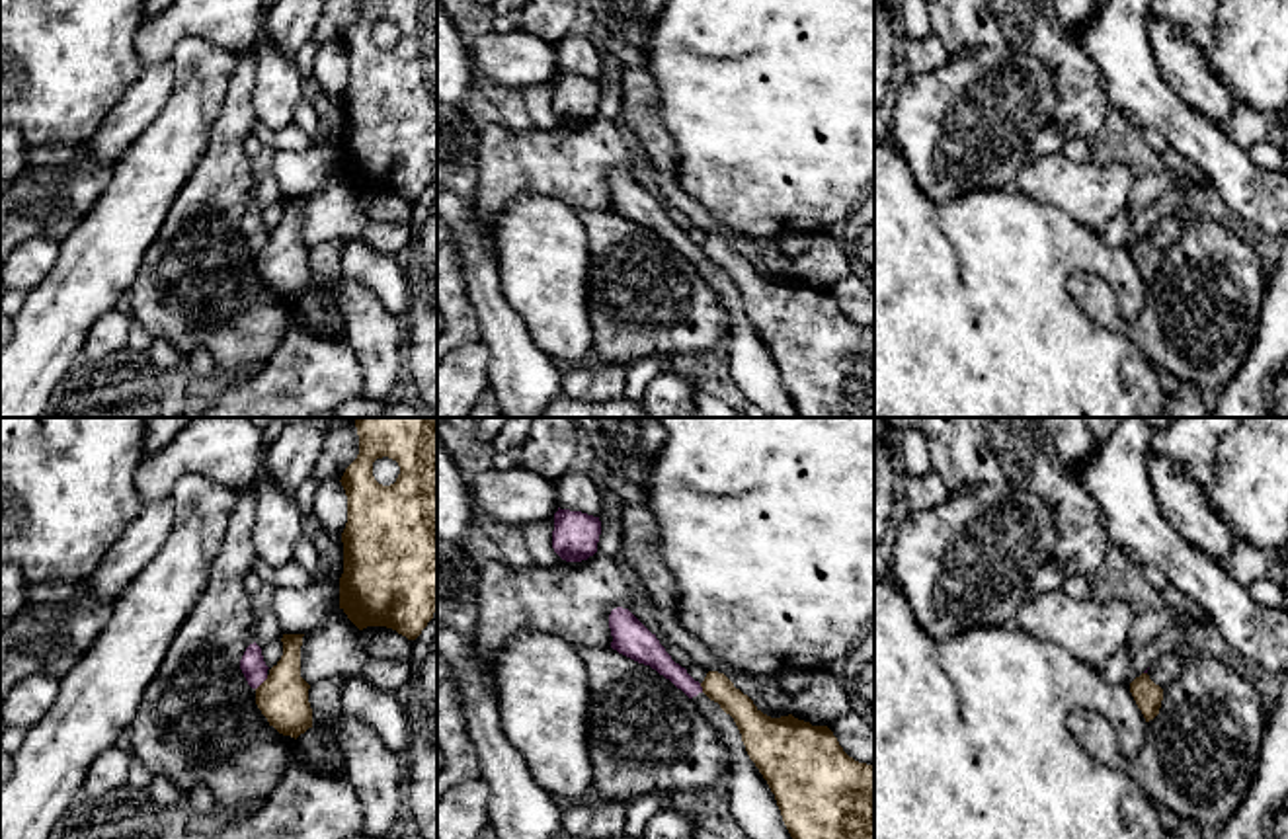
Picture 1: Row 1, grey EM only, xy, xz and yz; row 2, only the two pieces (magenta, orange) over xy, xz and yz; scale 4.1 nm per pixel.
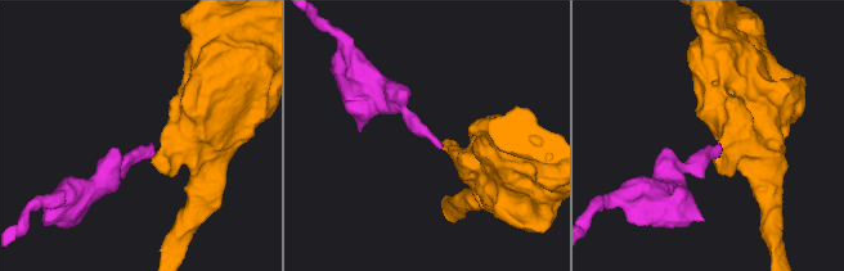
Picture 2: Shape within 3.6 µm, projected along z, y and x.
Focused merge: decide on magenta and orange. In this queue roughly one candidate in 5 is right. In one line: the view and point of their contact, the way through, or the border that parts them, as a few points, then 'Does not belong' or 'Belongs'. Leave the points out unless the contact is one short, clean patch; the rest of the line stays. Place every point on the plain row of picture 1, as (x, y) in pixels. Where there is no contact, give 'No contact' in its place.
Touches magenta at xy (262, 244). Boundary: xy (268, 239), (256, 252). Does not belong

